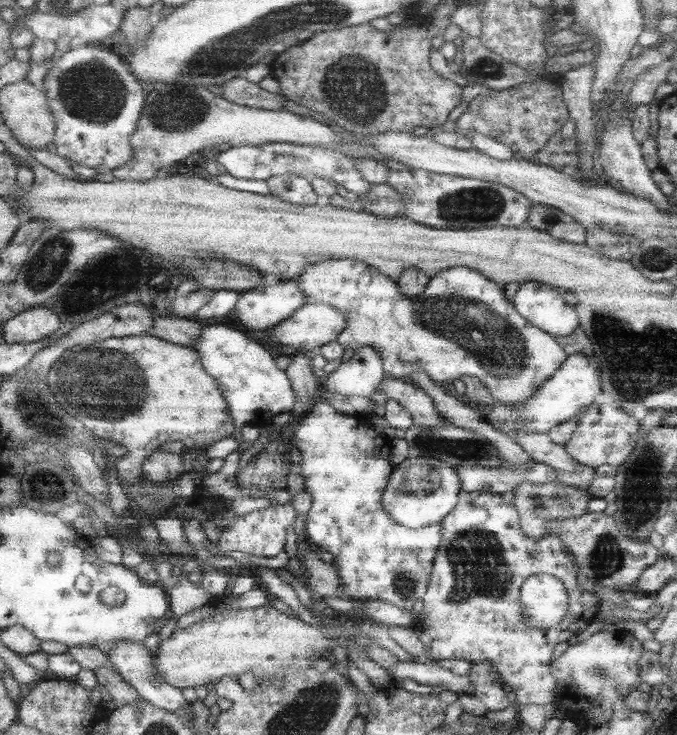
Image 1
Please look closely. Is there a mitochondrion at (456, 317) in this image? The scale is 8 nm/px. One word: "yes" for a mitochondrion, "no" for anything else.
yes

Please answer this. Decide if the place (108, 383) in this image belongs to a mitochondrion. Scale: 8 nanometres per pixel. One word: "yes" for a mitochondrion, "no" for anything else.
yes

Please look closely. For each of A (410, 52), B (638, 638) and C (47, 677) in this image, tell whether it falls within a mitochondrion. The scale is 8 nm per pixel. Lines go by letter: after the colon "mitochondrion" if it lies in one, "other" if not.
A: other
B: other
C: other

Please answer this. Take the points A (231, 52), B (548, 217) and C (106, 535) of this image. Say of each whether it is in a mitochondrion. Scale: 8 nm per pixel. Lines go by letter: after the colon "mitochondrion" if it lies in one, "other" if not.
A: mitochondrion
B: mitochondrion
C: other

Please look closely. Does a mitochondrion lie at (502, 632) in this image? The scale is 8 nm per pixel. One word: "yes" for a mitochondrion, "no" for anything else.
no

